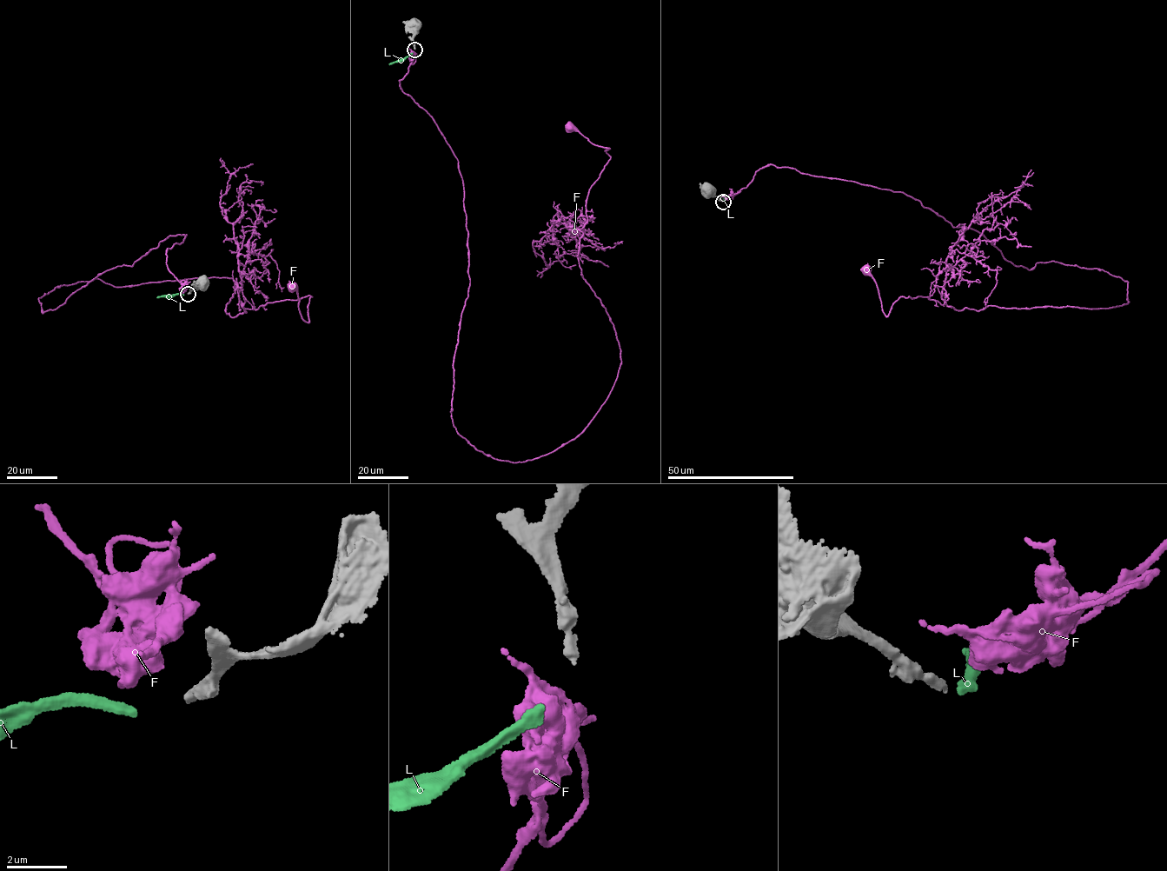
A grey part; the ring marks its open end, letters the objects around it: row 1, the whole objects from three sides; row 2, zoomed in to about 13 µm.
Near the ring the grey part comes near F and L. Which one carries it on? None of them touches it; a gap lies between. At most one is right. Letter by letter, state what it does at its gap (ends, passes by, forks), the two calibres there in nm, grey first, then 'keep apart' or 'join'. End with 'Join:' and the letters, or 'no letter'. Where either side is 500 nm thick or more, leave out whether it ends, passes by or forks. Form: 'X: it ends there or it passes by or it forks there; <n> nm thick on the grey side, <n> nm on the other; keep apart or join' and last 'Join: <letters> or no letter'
F: 300 nm thick on the grey side, 550 nm on the other; keep apart
L: it ends there; 300 nm thick on the grey side, 360 nm on the other; join
Join: L

